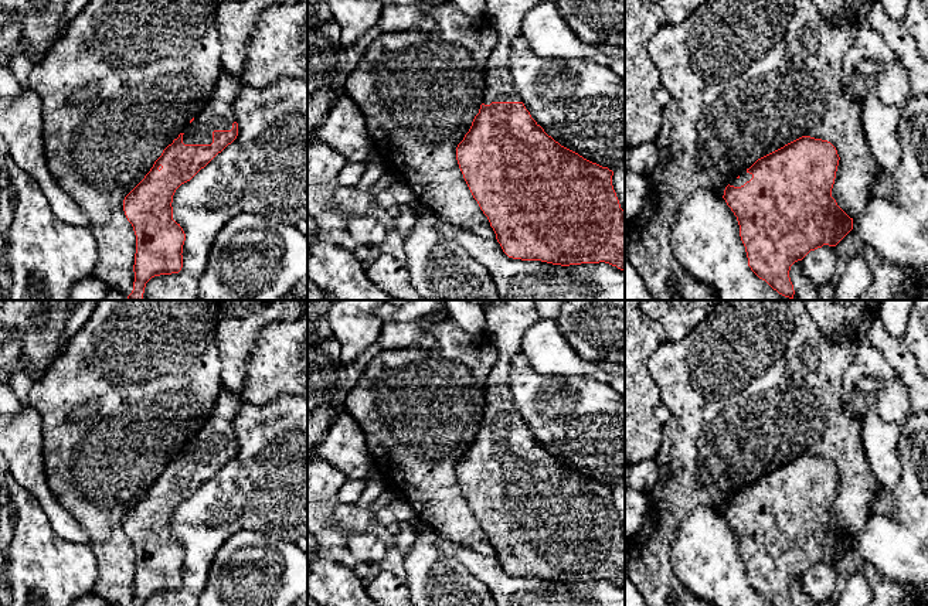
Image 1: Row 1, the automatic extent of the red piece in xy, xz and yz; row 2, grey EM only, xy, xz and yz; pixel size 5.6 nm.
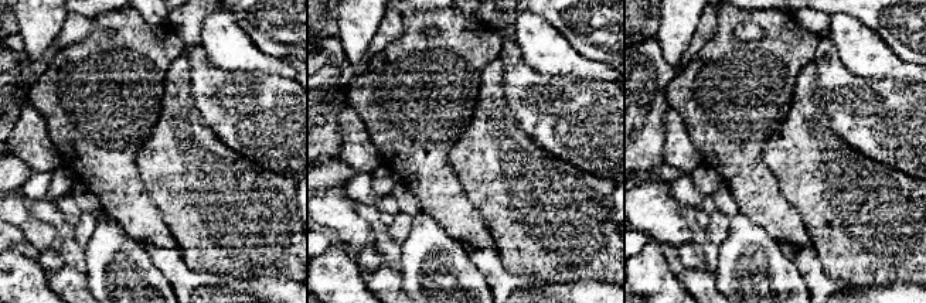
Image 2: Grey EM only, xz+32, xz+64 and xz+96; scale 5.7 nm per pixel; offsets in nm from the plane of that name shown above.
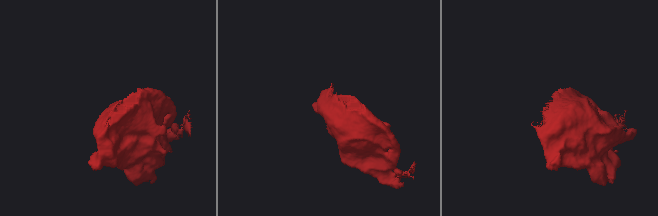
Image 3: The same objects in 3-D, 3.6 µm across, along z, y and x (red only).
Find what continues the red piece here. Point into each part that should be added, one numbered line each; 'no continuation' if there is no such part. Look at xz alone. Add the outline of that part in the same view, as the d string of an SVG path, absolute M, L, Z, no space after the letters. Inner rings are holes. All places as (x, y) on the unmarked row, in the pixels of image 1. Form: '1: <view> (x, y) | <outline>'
1: xz (506, 320) | M490 300L483 304L486 331L492 336L499 358L486 379L483 421L521 419L510 389L510 361L521 353L521 337L538 320L534 300Z

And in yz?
1: yz (744, 494) | M744 488L738 496L732 496L730 498L730 503L734 503L734 504L741 504L744 503L747 498L749 498L752 496L752 491Z

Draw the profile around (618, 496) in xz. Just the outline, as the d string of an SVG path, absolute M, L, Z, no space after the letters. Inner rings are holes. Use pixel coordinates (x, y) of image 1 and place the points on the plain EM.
M623 486L613 488L612 503L619 517L621 525L625 528L625 487Z

